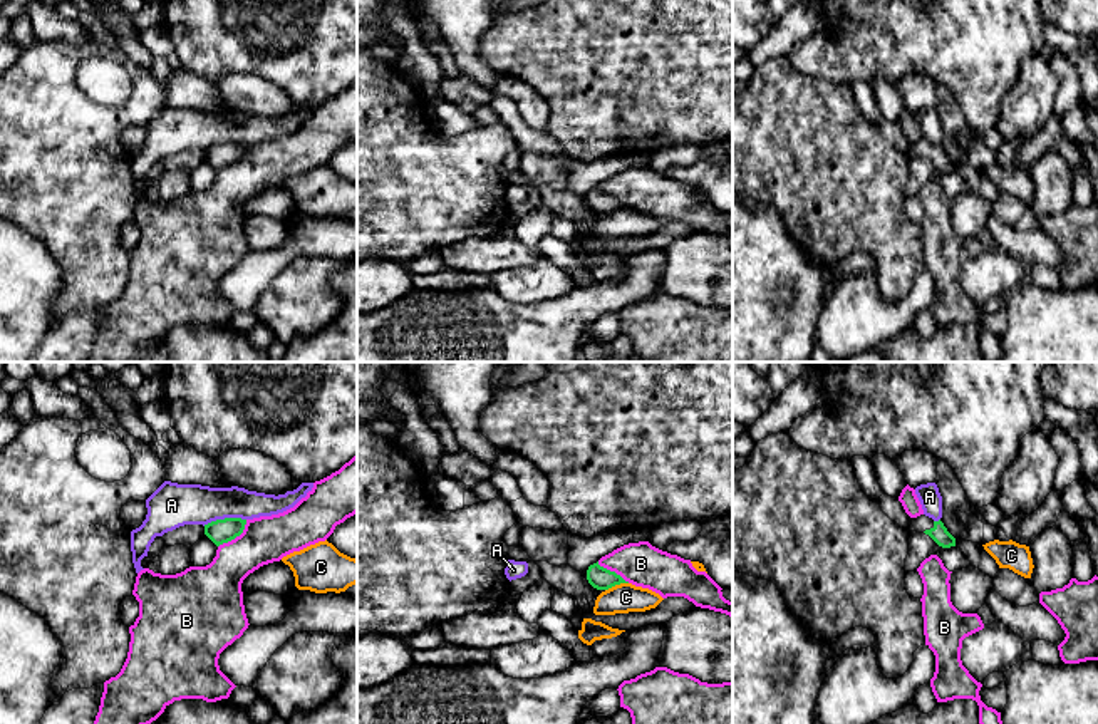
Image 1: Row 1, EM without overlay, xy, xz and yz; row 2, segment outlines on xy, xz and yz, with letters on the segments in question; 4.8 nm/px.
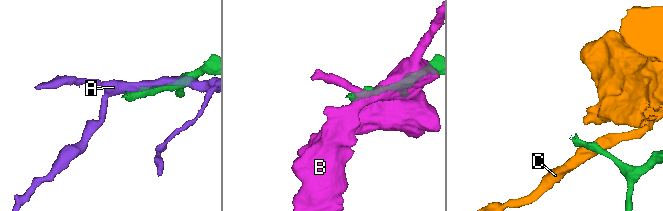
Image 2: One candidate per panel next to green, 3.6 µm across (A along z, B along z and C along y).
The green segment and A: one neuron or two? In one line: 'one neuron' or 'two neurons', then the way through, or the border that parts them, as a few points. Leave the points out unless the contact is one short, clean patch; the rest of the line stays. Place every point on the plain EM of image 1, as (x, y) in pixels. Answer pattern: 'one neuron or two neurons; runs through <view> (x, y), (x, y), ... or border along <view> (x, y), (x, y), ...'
two neurons; border along xy (245, 143), (217, 143), (203, 149)

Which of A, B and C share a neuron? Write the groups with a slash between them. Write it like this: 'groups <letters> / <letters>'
groups A / B / C

